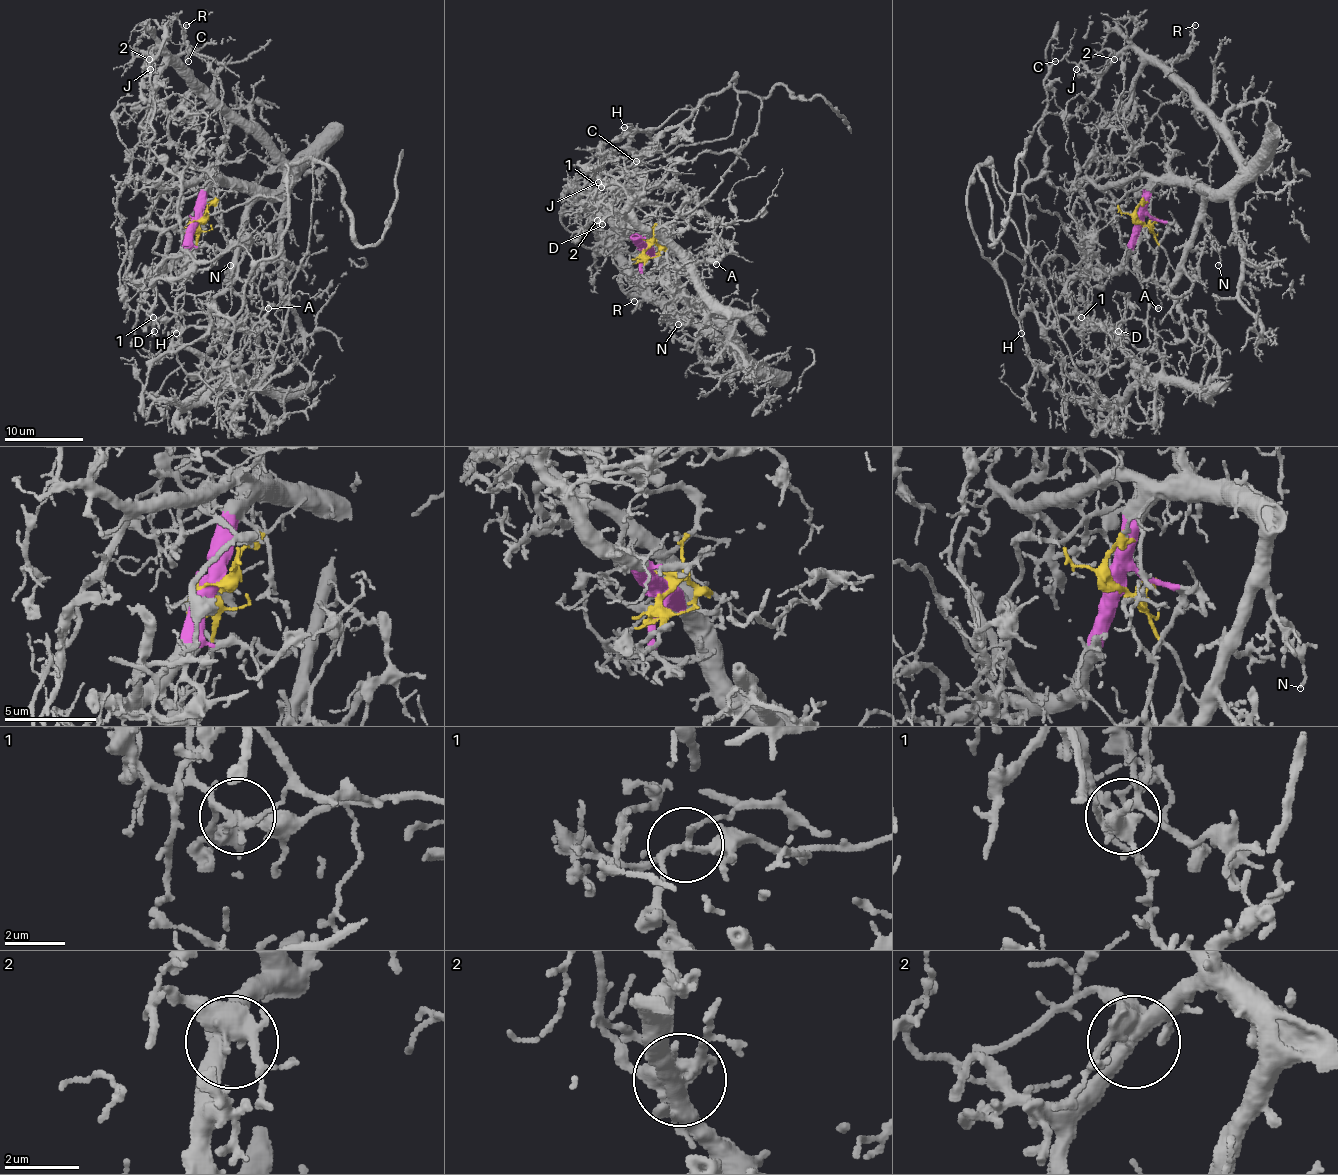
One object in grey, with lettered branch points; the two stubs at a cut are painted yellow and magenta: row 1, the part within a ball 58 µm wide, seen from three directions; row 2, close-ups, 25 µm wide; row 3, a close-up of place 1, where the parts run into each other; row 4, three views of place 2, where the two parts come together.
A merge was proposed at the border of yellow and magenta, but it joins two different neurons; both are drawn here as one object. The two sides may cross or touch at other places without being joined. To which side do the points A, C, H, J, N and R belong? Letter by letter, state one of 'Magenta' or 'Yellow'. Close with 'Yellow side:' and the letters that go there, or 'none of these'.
A: Yellow
C: Yellow
H: Yellow
J: Magenta
N: Magenta
R: Magenta
Yellow side: A, C, H

